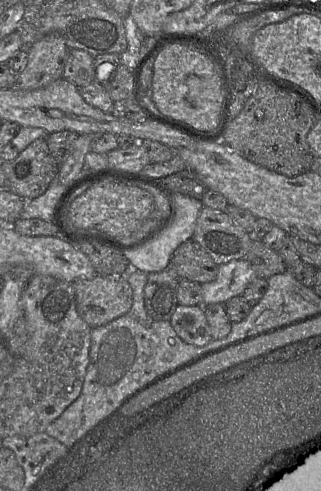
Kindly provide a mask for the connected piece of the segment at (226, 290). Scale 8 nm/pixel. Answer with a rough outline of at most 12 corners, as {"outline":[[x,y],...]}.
{"outline":[[246,259],[219,265],[201,284],[202,306],[242,295],[256,273]]}

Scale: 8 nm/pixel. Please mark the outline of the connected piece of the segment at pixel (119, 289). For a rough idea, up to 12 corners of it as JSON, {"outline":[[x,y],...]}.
{"outline":[[125,276],[73,283],[76,309],[91,327],[126,314]]}

